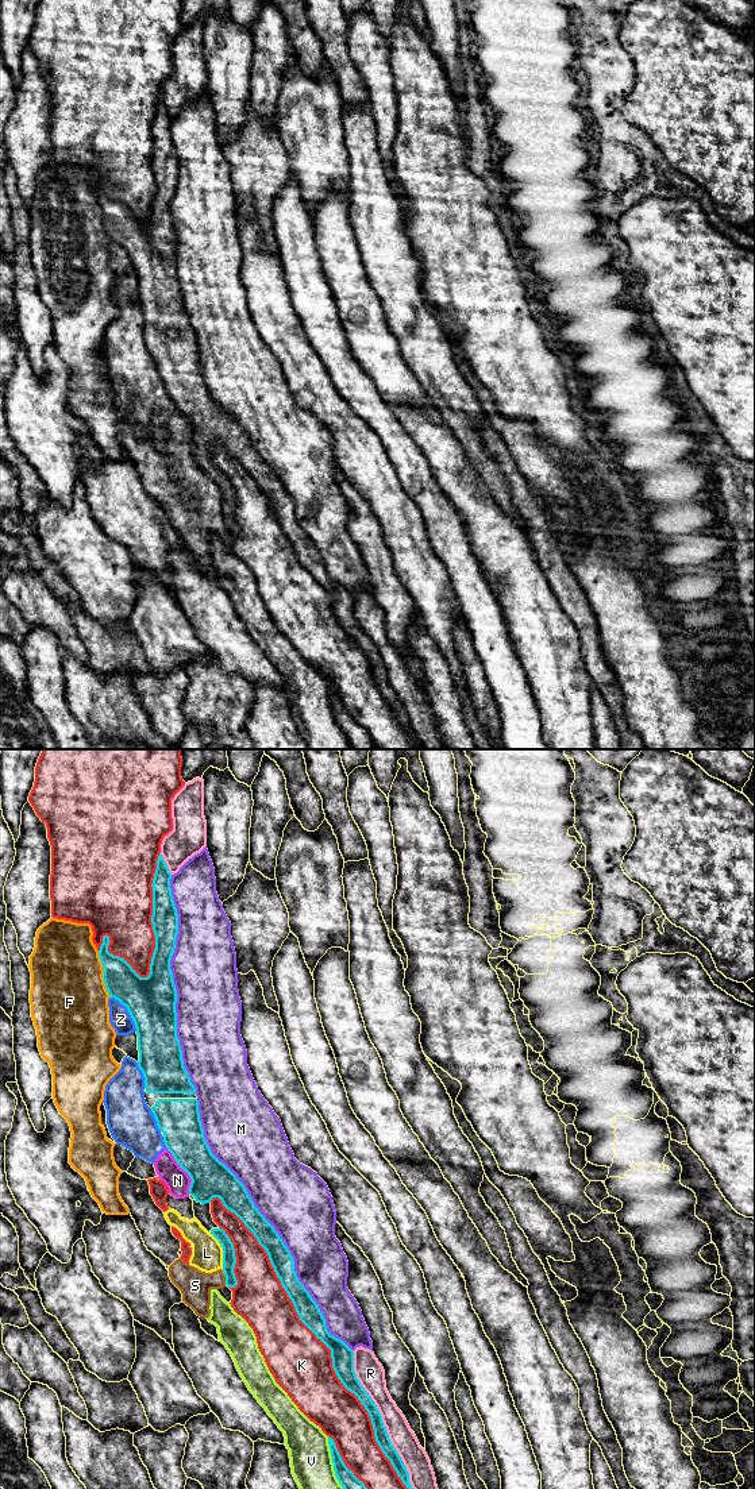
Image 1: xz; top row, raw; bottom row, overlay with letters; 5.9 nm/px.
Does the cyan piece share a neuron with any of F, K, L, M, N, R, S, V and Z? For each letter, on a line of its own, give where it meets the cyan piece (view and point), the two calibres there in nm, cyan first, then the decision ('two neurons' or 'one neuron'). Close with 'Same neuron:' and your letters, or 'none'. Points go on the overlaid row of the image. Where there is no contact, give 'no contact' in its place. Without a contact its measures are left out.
F: xz (104, 973) | 220/460 nm | two neurons
K: xz (320, 1339) | 140/360 nm | two neurons
L: xz (223, 1253) | 80/190 nm | two neurons
M: xz (273, 1227) | 140/400 nm | two neurons
N: xz (184, 1169) | 240/150 nm | two neurons
R: xz (381, 1420) | 80/150 nm | two neurons
S: xz (226, 1279) | 80/190 nm | two neurons
V: xz (332, 1462) | 100/240 nm | two neurons
Z: xz (128, 1011) | 300/130 nm | two neurons
Same neuron: none

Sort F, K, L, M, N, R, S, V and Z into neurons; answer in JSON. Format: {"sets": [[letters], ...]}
{"sets": [["F"], ["K"], ["L", "N", "S", "Z"], ["M"], ["R"], ["V"]]}

